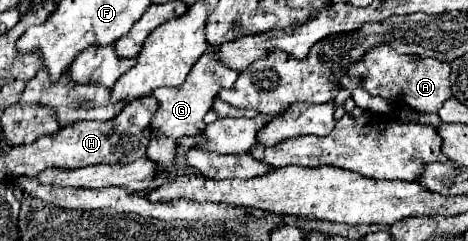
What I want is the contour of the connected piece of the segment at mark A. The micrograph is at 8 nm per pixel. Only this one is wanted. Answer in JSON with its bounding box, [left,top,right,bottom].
[348,46,452,112]

